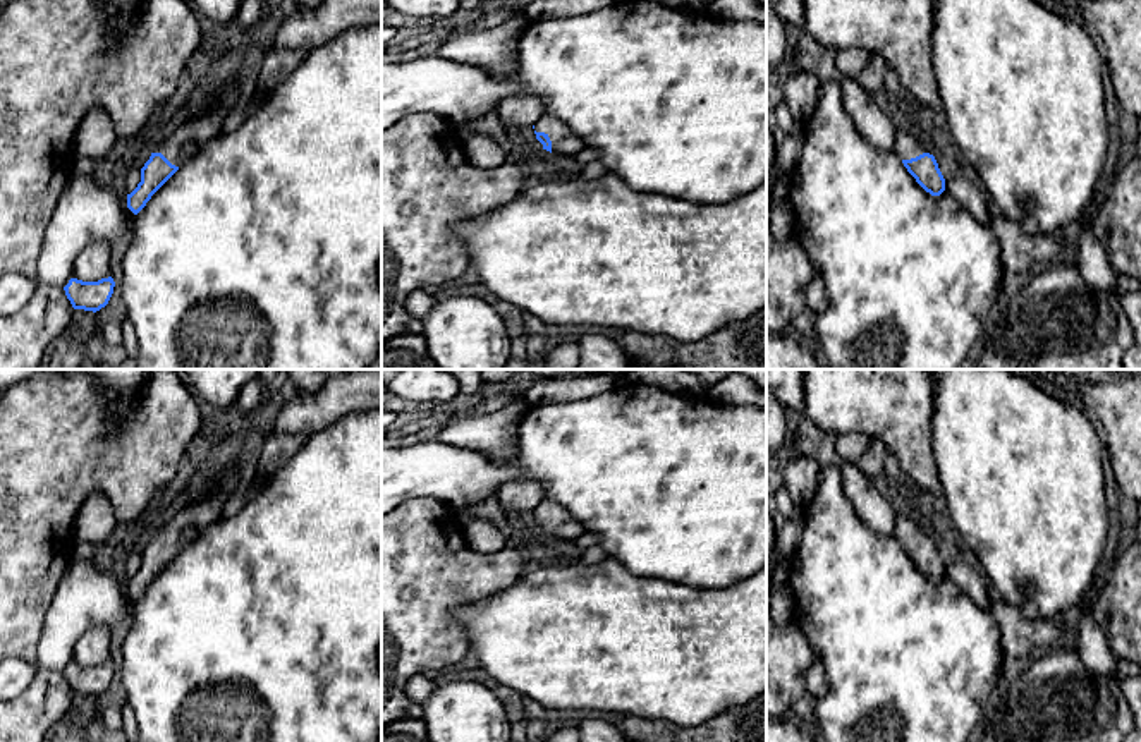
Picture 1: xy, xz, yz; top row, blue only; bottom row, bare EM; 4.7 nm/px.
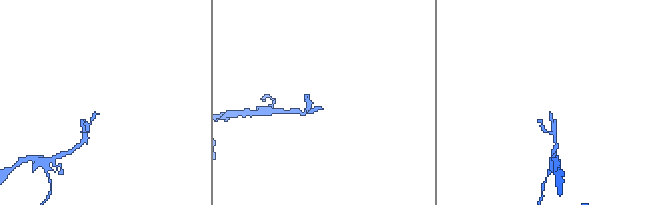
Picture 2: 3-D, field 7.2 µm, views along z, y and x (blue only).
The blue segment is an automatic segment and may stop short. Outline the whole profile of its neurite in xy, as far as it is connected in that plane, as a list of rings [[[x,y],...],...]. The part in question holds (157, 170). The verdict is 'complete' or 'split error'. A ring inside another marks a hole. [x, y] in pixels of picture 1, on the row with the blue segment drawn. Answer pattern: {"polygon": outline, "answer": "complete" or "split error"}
{"polygon": [[[230,79],[215,108],[196,119],[189,119],[162,141],[141,168],[141,182],[127,194],[127,208],[137,215],[151,196],[198,151],[220,134],[230,106],[239,98],[239,81]]], "answer": "split error"}

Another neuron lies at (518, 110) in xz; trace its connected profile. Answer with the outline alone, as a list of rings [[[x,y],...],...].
[[[512,93],[498,106],[498,117],[514,139],[521,127],[534,125],[543,115],[543,103],[531,93]]]

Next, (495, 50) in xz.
[[[512,15],[488,31],[448,38],[440,45],[436,55],[476,65],[498,79],[512,79],[517,72],[519,38],[528,22],[526,15]]]

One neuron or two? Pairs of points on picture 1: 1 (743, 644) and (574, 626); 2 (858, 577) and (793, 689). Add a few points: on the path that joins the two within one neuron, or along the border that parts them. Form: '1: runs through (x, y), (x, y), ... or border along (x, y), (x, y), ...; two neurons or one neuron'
1: runs through (701, 644), (688, 644), (683, 639), (616, 639); one neuron
2: border along (793, 626), (803, 636), (815, 660); two neurons

